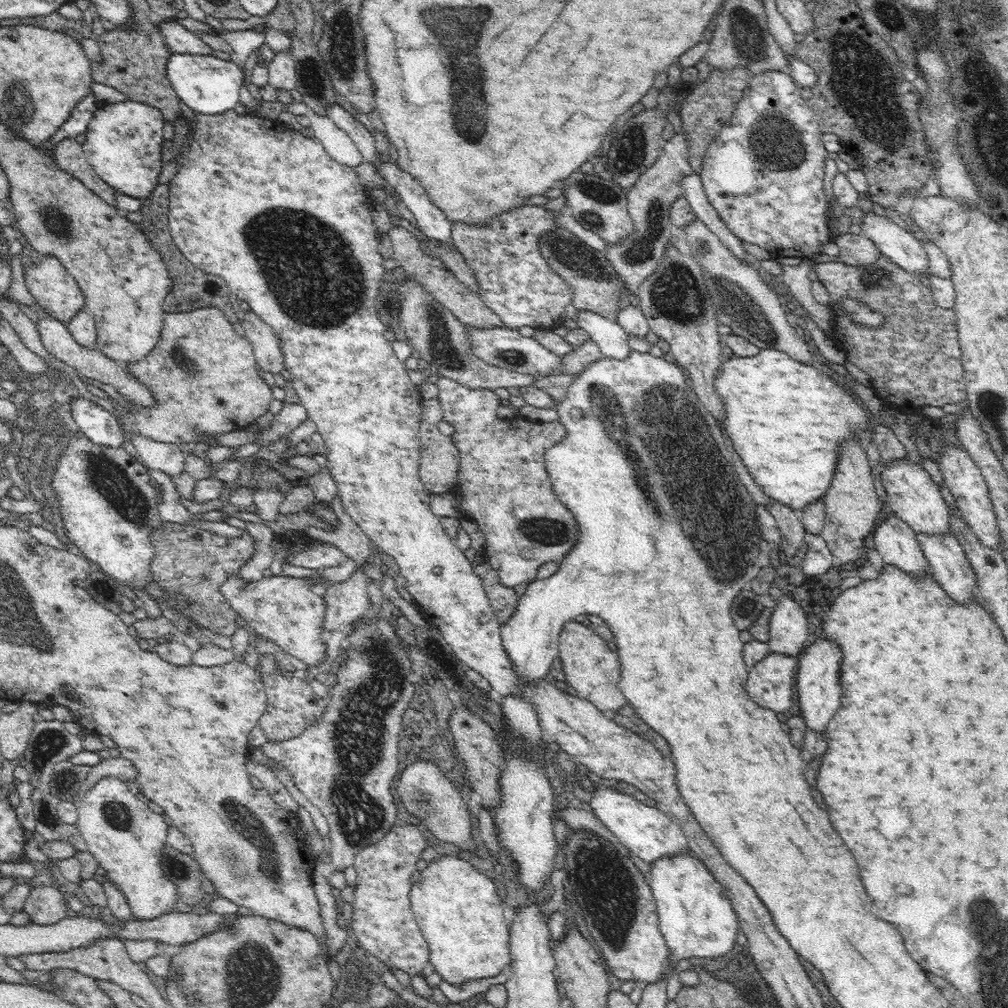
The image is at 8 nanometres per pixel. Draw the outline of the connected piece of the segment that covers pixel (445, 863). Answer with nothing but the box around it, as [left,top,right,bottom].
[410,852,510,986]

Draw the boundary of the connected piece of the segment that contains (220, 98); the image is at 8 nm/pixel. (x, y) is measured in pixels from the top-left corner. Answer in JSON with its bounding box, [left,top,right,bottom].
[168,53,249,115]

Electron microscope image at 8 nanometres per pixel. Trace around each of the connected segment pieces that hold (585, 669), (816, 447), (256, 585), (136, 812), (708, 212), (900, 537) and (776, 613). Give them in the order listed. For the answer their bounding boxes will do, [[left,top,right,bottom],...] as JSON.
[[559,621,629,716],[716,348,869,514],[221,574,326,665],[76,777,179,922],[680,173,756,264],[869,514,930,579],[769,594,809,657]]

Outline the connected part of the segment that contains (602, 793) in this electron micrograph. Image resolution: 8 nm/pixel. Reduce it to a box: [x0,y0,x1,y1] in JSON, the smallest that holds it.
[586,783,690,864]

